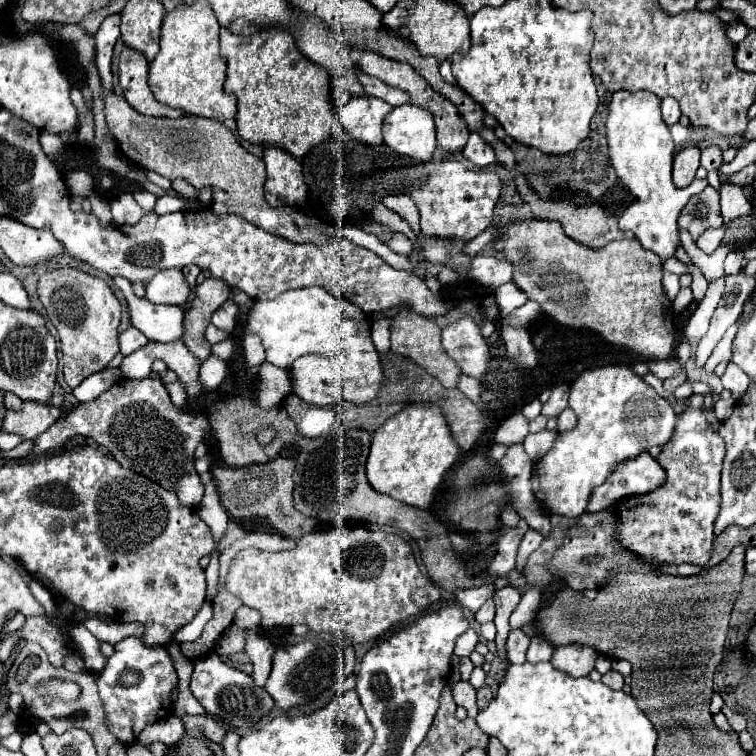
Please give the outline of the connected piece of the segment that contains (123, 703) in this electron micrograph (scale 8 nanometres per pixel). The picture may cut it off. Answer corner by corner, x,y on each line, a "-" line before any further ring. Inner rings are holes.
129,636
115,644
115,654
97,674
97,684
111,732
121,742
131,744
151,720
157,722
171,714
171,692
177,688
177,672
165,646
145,646
141,638

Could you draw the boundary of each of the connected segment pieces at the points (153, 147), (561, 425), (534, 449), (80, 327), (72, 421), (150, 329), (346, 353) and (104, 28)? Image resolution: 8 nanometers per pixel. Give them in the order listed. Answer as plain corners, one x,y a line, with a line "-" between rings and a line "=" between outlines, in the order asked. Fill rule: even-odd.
107,96
105,98
105,118
107,124
115,136
115,140
119,142
119,148
123,148
123,154
127,158
131,158
133,162
137,162
141,168
145,170
155,170
157,174
173,180
173,178
185,178
189,184
193,184
195,188
203,188
203,186
211,186
215,190
213,194
213,210
219,214
241,214
245,220
249,220
251,224
255,224
257,228
281,236
285,240
291,242
325,242
329,240
327,236
327,226
319,224
317,220
311,220
309,216
305,216
299,208
291,208
291,206
283,206
283,208
271,208
265,200
265,164
261,158
249,154
239,140
235,138
235,134
223,126
221,122
213,120
213,118
203,118
203,116
183,116
177,120
171,118
153,118
153,116
145,116
135,112
125,98
119,96
=
565,408
561,414
559,414
559,420
557,420
557,430
563,434
563,432
571,432
577,424
577,416
573,414
571,408
=
541,430
541,432
529,434
525,438
525,442
523,442
523,448
525,448
529,458
539,460
539,458
543,458
551,450
555,440
557,440
557,430
553,430
553,432
551,430
=
59,266
41,276
37,294
61,338
65,382
77,388
83,378
103,370
119,352
117,328
121,322
121,304
105,280
69,266
=
121,378
99,398
77,404
65,418
57,420
43,436
35,438
33,454
43,454
53,448
63,446
69,438
91,436
99,446
103,446
123,468
133,470
165,490
177,494
179,504
195,510
203,500
203,484
195,470
195,448
205,440
209,422
201,414
177,410
167,394
167,388
159,378
131,380
=
115,278
117,288
129,302
131,320
137,330
141,330
147,338
171,344
183,340
185,326
183,326
183,308
169,306
169,304
153,304
149,300
135,298
131,292
131,282
127,278
=
321,286
287,290
273,300
255,300
245,328
261,338
267,362
287,370
299,356
319,354
329,358
335,381
344,381
342,389
345,394
353,396
345,400
365,404
375,398
383,378
379,352
371,340
371,318
353,302
337,300
-
353,384
355,388
351,388
=
111,14
103,20
99,32
97,32
97,68
101,76
101,86
107,94
113,94
113,84
111,84
111,56
113,56
113,46
115,40
119,38
119,14

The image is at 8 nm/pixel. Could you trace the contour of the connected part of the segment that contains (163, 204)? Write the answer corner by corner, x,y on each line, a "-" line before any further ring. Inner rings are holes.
159,196
155,202
155,214
167,214
167,212
177,212
183,208
197,208
199,202
191,202
191,200
179,200
175,196

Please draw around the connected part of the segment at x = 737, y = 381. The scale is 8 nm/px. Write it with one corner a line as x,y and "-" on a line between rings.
729,362
729,366
727,366
725,380
729,380
729,382
725,382
725,388
733,392
733,398
735,398
735,400
739,400
739,398
743,396
743,392
747,390
747,386
749,386
749,376
743,374
743,372
739,370
739,366
733,364
733,362

